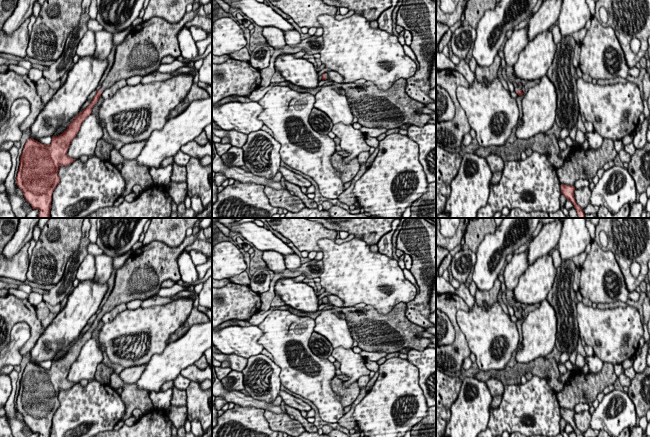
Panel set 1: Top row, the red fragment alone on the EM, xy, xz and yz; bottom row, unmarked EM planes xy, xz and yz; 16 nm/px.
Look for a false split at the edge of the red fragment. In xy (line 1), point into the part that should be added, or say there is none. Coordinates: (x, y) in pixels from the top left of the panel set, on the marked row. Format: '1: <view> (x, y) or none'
1: none

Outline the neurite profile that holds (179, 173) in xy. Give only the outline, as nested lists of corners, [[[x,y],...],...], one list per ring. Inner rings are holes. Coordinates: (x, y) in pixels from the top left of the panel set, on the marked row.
[[[173,163],[171,182],[179,183],[179,182],[186,182],[186,180],[187,180],[186,167],[179,166],[176,163]]]

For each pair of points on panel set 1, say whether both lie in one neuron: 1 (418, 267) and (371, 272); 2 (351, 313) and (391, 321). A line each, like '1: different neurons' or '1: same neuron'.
1: different neurons
2: same neuron

